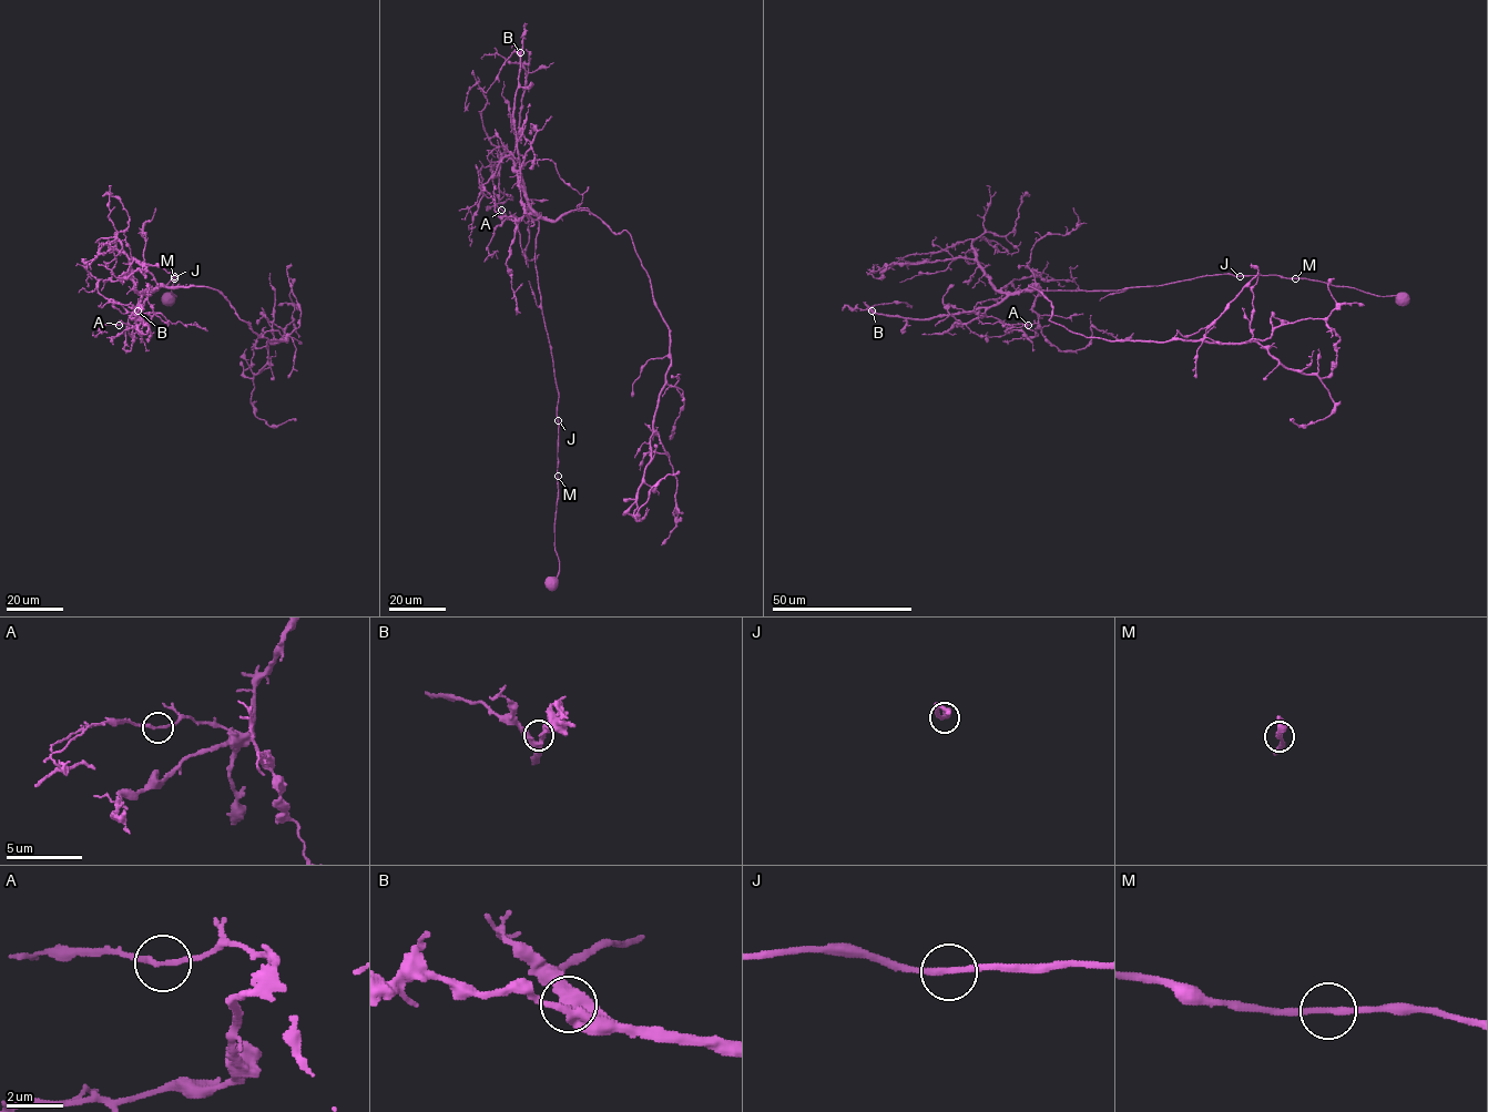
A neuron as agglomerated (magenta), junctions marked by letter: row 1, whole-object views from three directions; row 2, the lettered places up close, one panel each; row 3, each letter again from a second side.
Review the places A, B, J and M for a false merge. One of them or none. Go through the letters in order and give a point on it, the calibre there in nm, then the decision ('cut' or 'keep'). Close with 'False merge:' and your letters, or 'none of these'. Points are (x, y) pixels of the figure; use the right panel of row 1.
A: place (1028, 325); calibre 170 nm; keep
B: place (872, 310); calibre 320 nm; keep
J: place (1240, 276); calibre 220 nm; keep
M: place (1295, 278); calibre 200 nm; keep
False merge: none of these

